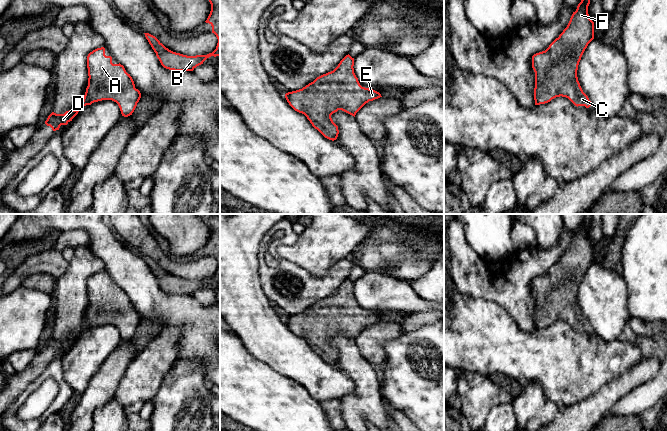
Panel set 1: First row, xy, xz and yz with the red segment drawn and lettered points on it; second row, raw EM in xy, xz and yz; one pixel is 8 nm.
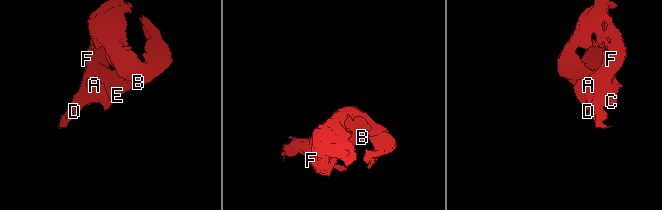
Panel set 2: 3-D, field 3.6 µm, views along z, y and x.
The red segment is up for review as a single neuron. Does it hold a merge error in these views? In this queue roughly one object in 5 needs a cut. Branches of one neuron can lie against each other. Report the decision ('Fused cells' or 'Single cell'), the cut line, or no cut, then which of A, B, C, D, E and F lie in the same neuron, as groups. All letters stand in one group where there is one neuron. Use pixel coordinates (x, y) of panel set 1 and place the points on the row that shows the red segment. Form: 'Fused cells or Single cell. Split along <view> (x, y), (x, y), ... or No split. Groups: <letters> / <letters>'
Single cell. No split. Groups: A B C D E F

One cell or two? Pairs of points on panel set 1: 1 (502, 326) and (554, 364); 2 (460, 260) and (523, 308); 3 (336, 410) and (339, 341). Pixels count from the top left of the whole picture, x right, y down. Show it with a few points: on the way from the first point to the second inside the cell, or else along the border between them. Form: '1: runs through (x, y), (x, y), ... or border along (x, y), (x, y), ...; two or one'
1: runs through (515, 339), (532, 356), (541, 356); one
2: runs through (476, 276), (491, 287), (502, 287), (507, 292); one
3: border along (338, 400), (341, 405), (341, 416), (344, 420); two

